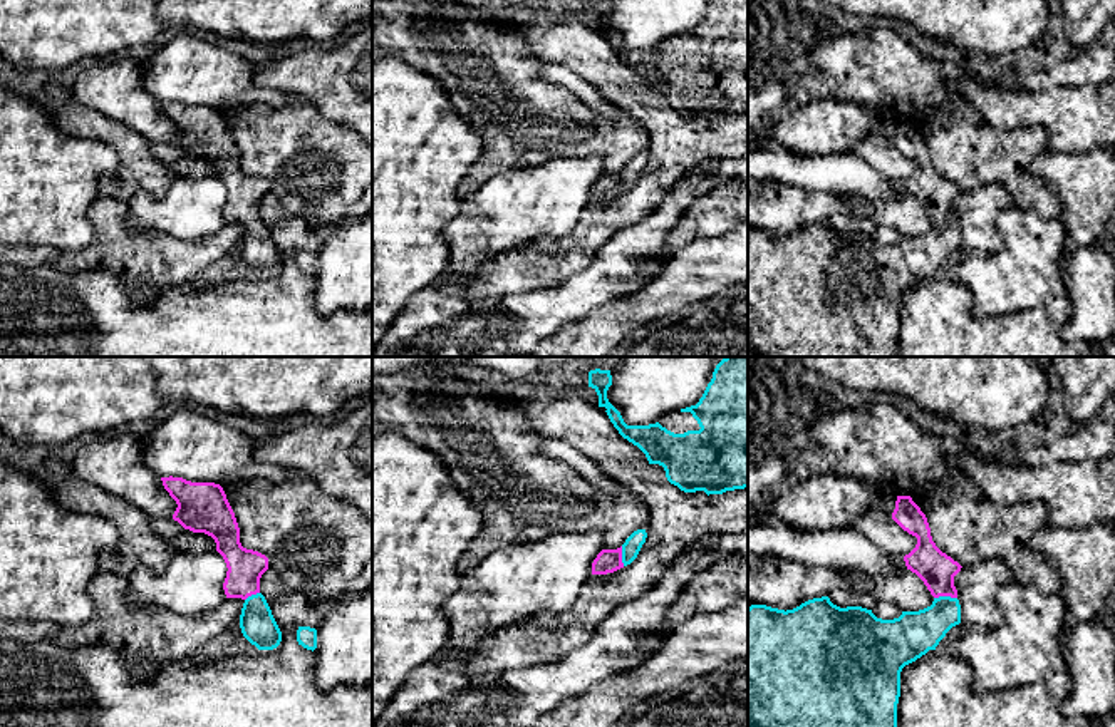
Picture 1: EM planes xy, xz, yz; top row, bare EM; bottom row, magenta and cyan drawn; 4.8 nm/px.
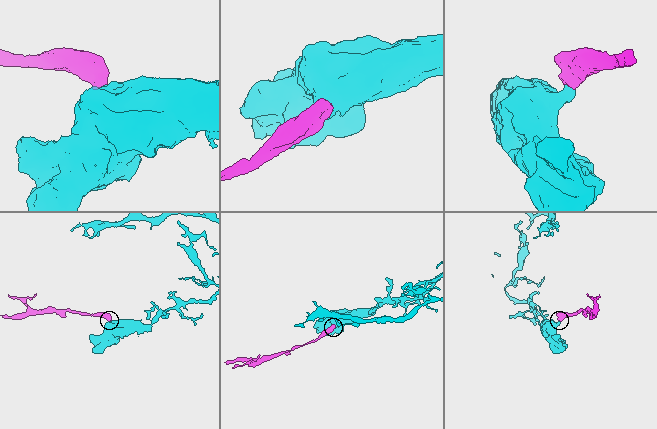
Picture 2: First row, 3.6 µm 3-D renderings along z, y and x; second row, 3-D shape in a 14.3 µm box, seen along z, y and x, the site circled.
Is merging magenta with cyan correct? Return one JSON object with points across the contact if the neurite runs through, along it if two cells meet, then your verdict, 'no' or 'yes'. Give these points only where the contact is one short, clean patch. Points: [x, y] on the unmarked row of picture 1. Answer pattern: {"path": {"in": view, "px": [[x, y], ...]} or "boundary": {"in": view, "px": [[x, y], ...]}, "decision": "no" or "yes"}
{"path": {"in": "yz", "px": [[938, 195], [944, 220], [944, 228], [911, 260]]}, "decision": "yes"}

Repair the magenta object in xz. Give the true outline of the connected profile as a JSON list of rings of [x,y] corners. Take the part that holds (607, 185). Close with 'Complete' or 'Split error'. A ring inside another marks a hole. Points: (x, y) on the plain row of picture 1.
[[[646,154],[634,156],[625,168],[617,174],[602,174],[592,188],[592,199],[614,198],[627,189],[630,189],[642,169],[646,168]]]. Split error

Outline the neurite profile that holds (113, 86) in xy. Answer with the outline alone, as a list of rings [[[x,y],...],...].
[[[124,57],[91,60],[77,72],[74,102],[124,124],[144,142],[173,142],[178,129],[144,82],[141,65]]]

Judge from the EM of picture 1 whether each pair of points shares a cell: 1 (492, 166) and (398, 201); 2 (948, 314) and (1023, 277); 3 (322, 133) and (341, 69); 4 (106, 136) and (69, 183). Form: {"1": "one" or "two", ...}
{"1": "two", "2": "two", "3": "two", "4": "two"}

